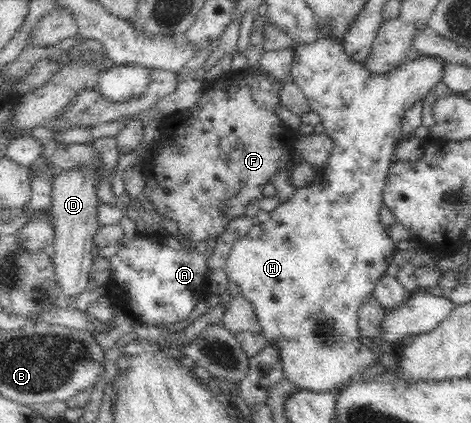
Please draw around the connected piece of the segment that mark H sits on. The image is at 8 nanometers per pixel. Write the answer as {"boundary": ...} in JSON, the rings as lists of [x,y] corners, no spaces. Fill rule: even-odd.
{"boundary":[[[321,37],[315,43],[294,47],[294,58],[290,63],[289,79],[295,82],[295,85],[305,95],[311,109],[320,115],[324,127],[323,134],[332,139],[333,147],[325,163],[317,169],[314,182],[308,185],[308,189],[297,189],[289,199],[282,202],[274,211],[269,212],[269,220],[266,222],[256,221],[249,230],[249,233],[232,245],[223,270],[228,281],[236,283],[241,292],[240,295],[245,297],[245,300],[249,301],[249,304],[253,306],[255,315],[257,315],[257,324],[259,324],[257,335],[263,338],[265,346],[270,346],[277,352],[277,358],[279,358],[279,364],[281,364],[281,372],[283,372],[282,378],[292,383],[293,387],[296,387],[297,390],[304,389],[313,393],[321,393],[321,391],[336,393],[350,383],[357,382],[365,371],[377,365],[378,358],[374,351],[364,345],[364,343],[361,343],[359,315],[361,307],[364,307],[366,300],[369,300],[370,296],[374,293],[375,281],[381,279],[387,273],[387,267],[389,262],[392,261],[391,257],[395,248],[394,241],[388,237],[386,229],[383,228],[383,224],[379,220],[379,211],[383,205],[383,193],[394,159],[393,148],[399,141],[399,138],[401,138],[405,112],[417,101],[423,100],[442,77],[443,71],[441,71],[439,61],[443,61],[443,59],[421,55],[421,58],[414,62],[408,60],[394,70],[376,74],[367,70],[364,62],[356,62],[349,58],[345,54],[343,44],[334,39]]]}

